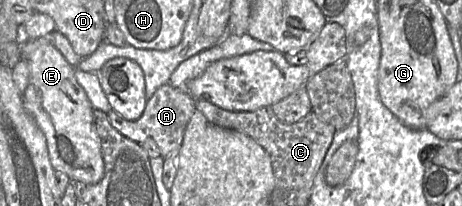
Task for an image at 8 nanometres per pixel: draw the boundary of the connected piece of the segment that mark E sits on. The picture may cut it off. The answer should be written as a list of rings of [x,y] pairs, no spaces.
[[[47,38],[42,39],[40,45],[26,58],[29,65],[29,82],[22,93],[23,106],[44,133],[50,162],[54,170],[67,174],[71,182],[96,184],[104,176],[104,160],[101,152],[101,140],[94,123],[94,107],[76,79],[75,69],[77,67],[70,65],[51,41]]]

